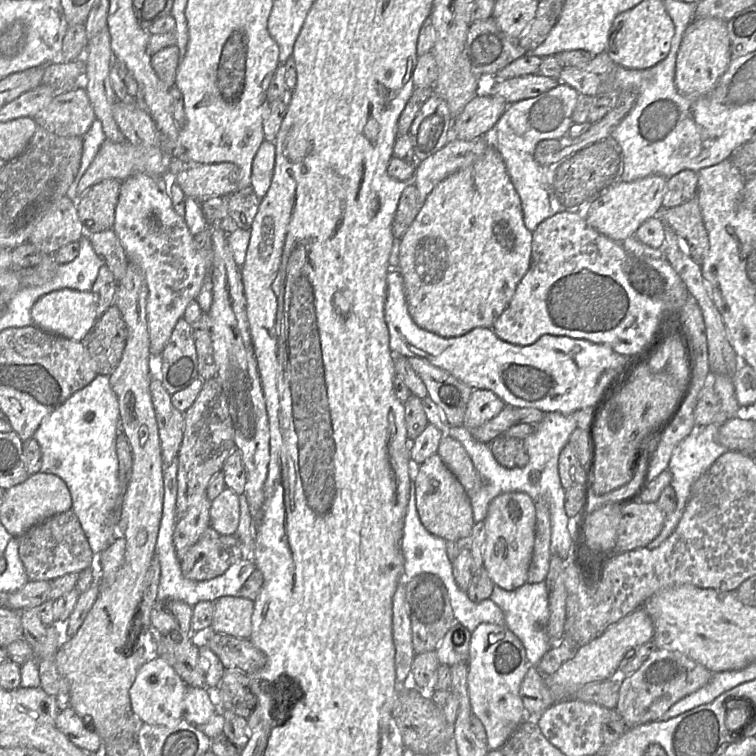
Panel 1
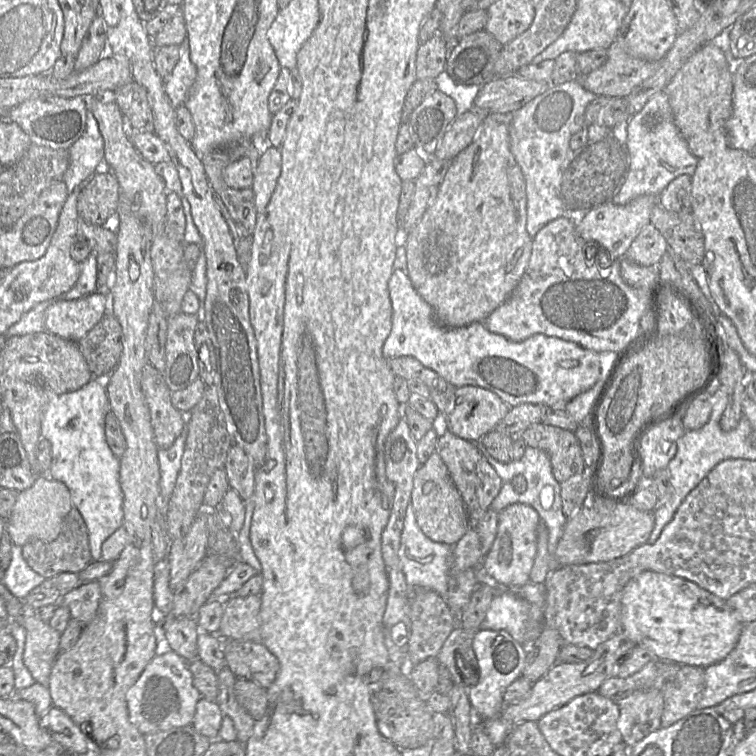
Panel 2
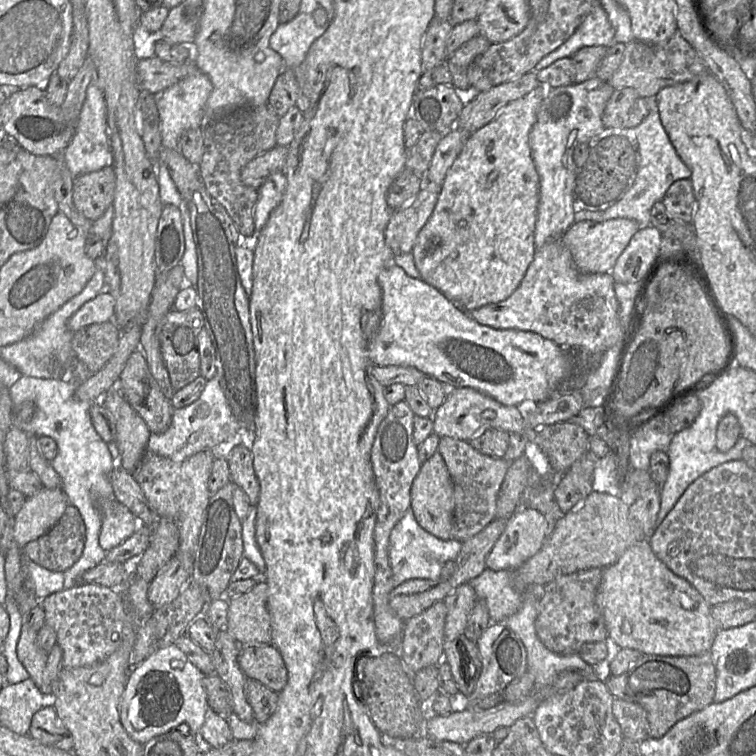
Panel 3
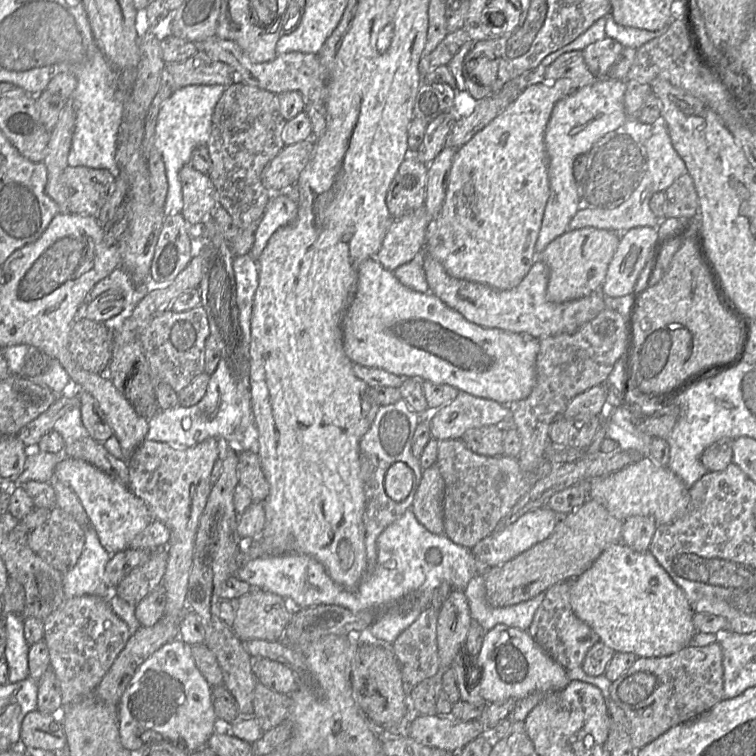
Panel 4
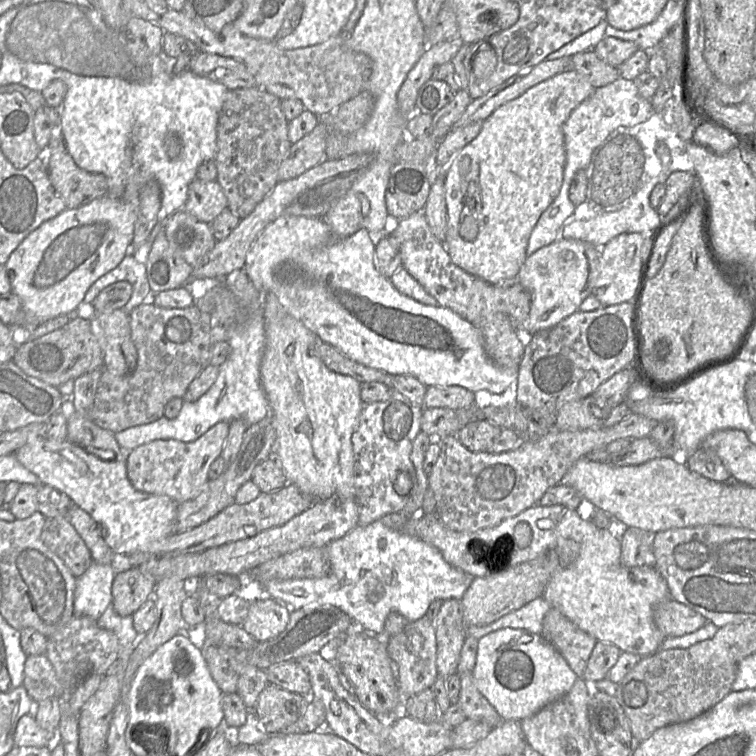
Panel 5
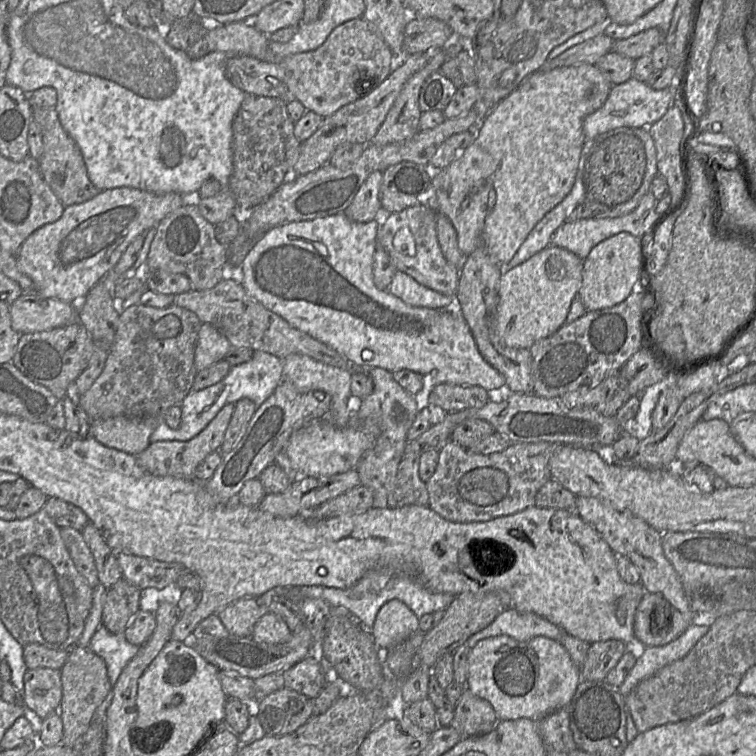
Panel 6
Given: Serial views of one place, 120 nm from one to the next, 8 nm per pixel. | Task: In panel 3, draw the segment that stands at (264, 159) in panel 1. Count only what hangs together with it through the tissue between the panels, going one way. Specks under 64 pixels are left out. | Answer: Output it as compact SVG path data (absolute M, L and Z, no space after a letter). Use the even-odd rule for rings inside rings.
M275 172L258 188L258 200L254 208L255 233L262 230L272 210L281 202L286 186L284 172Z

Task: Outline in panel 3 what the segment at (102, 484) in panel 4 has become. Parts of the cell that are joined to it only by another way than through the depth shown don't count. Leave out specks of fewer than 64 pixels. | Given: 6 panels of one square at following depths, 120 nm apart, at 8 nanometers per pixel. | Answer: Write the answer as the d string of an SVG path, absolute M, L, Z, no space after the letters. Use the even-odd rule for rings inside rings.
M118 500L111 503L100 503L102 525L99 544L104 551L110 551L120 545L140 526L133 513Z

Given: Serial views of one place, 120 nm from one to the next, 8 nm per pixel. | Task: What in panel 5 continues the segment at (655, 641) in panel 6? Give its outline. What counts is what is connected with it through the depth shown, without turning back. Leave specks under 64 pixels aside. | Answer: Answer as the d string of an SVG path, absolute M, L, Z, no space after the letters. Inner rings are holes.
M674 599L654 608L654 621L665 637L680 637L695 632L708 621L705 617Z

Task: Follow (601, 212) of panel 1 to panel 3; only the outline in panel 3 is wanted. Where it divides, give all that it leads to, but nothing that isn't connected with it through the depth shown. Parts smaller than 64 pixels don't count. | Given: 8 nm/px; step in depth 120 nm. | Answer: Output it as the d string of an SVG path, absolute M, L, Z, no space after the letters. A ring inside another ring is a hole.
M627 218L602 222L582 221L571 225L561 237L561 243L570 251L576 267L582 273L610 273L618 257L638 230L638 223Z

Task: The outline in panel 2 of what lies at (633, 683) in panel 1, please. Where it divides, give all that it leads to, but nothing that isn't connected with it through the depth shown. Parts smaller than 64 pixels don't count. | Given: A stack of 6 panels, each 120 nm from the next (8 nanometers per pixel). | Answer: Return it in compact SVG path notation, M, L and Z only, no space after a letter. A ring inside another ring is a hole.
M658 689L637 690L617 705L617 728L627 748L661 727L664 698Z

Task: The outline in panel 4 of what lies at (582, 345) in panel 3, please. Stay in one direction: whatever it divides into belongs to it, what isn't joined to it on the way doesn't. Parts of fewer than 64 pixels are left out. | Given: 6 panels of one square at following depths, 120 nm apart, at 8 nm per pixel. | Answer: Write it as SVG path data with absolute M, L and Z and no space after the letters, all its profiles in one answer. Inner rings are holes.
M424 253L421 255L421 262L430 292L466 320L481 327L542 339L572 334L606 309L606 297L601 290L563 303L549 301L546 297L549 269L539 259L535 260L523 280L510 290L497 290L482 283L454 278L439 261Z

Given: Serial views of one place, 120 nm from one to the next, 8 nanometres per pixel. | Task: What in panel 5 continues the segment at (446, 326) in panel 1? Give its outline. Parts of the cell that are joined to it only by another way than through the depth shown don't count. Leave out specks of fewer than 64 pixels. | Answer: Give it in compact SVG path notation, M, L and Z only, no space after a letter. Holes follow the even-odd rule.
M567 69L497 108L482 123L478 136L443 168L448 213L444 245L454 264L492 285L516 281L527 258L530 235L541 214L559 194L566 163L563 125L571 112L596 88L583 75Z

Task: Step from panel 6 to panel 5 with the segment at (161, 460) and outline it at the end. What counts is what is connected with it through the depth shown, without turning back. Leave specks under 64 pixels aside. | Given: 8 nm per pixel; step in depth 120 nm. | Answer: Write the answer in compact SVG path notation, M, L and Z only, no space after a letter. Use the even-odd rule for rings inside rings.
M220 421L193 442L158 439L127 452L127 475L133 487L141 492L166 495L181 504L195 498L209 481L210 465L222 453L229 422Z

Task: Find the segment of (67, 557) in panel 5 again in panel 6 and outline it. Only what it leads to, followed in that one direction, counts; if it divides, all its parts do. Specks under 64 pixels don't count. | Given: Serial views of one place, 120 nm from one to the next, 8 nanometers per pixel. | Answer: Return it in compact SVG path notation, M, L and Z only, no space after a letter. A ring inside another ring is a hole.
M61 527L60 534L79 573L86 579L92 589L98 586L100 581L94 557L81 531L70 527Z

